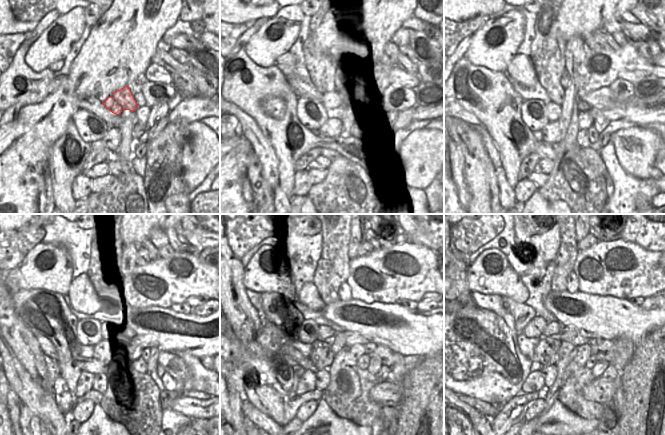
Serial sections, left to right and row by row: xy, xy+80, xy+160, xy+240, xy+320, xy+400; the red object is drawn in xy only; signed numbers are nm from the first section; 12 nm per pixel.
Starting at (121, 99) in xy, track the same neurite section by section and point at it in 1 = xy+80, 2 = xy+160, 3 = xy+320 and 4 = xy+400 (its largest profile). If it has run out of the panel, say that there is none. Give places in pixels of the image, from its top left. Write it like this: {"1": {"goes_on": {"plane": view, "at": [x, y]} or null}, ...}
{"1": {"goes_on": {"plane": "xy+80", "at": [333, 101]}}, "2": {"goes_on": {"plane": "xy+160", "at": [554, 111]}}, "3": {"goes_on": {"plane": "xy+320", "at": [325, 331]}}, "4": {"goes_on": {"plane": "xy+400", "at": [552, 329]}}}

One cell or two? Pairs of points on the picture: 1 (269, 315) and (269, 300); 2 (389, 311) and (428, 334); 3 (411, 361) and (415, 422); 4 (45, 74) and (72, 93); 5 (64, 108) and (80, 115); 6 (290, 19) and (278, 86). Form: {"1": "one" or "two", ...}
{"1": "one", "2": "one", "3": "two", "4": "two", "5": "two", "6": "two"}

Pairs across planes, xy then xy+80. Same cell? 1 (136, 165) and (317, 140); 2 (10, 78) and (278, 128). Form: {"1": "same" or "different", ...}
{"1": "same", "2": "same"}

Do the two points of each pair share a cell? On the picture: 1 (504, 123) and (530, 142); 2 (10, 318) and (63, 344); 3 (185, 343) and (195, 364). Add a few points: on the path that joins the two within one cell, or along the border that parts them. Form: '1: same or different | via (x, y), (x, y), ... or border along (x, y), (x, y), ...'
1: same | via (506, 133), (513, 147), (518, 152), (520, 150)
2: different | border along (14, 307), (16, 315), (36, 338)
3: different | border along (170, 351), (187, 352), (199, 357)

